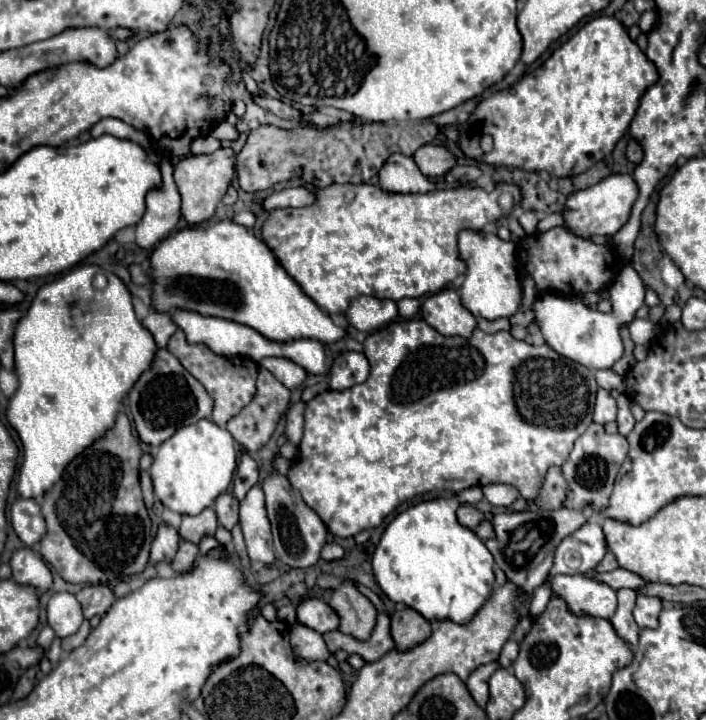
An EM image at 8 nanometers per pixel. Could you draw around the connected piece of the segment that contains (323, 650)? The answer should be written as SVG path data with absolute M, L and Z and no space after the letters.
M297 623L291 629L291 647L293 653L307 663L311 661L327 661L329 659L329 649L319 633L313 633L313 629L305 629L305 625Z

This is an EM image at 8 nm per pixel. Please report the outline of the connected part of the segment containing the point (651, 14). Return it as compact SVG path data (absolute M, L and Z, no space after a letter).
M645 11L645 13L641 13L641 17L639 17L639 29L641 29L643 33L649 33L649 29L653 29L655 21L657 21L655 11Z

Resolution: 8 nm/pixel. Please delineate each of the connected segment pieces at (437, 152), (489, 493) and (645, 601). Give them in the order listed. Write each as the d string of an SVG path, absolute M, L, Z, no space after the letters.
M437 145L419 147L413 153L413 161L417 163L419 171L429 179L443 177L455 165L455 157L445 147L437 147Z
M495 483L495 485L485 485L483 493L487 497L487 501L495 507L509 507L517 497L517 489L511 485L503 485L503 483Z
M637 595L637 605L635 605L635 611L633 611L633 617L635 617L635 621L641 629L645 629L645 627L655 629L659 625L657 623L659 613L661 613L661 599L659 597Z

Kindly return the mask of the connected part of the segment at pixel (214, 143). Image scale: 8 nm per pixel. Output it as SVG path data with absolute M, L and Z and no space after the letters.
M205 135L205 137L199 137L197 141L193 141L193 149L191 153L193 155L199 155L199 153L213 153L221 147L221 141L211 137L211 135Z

